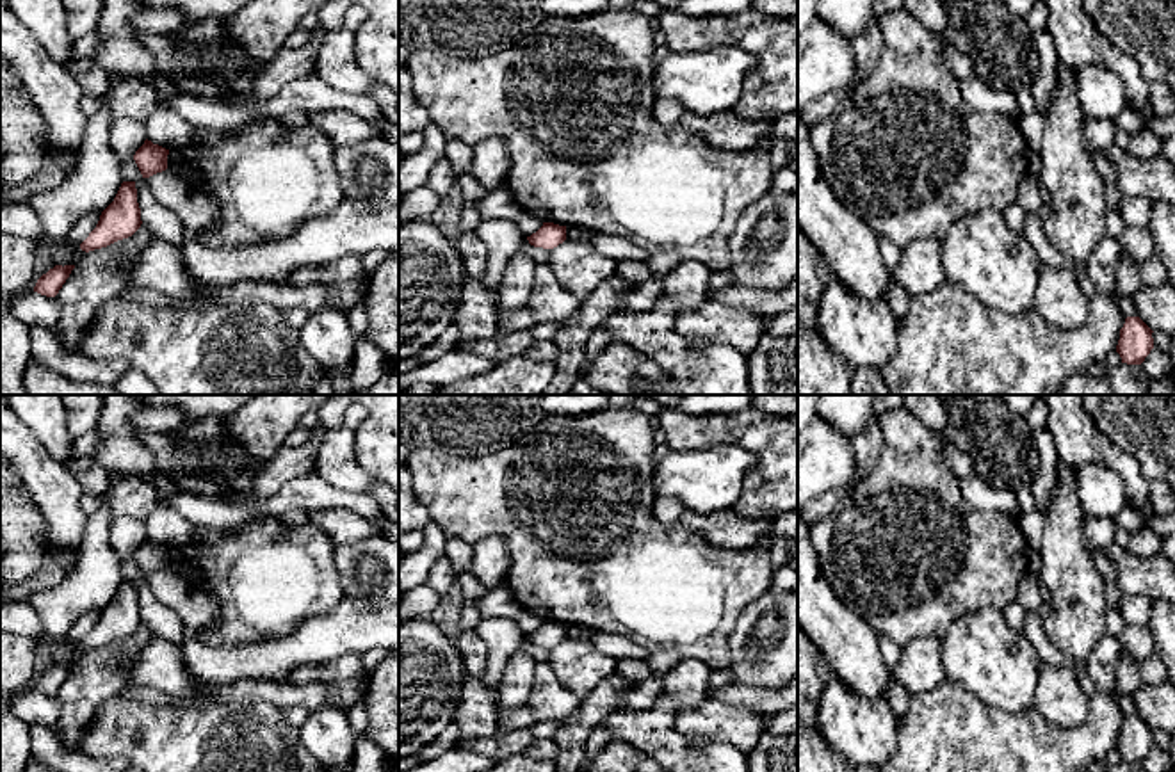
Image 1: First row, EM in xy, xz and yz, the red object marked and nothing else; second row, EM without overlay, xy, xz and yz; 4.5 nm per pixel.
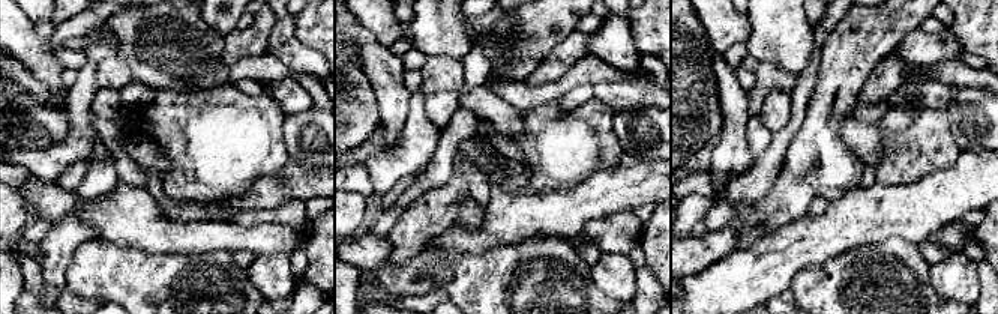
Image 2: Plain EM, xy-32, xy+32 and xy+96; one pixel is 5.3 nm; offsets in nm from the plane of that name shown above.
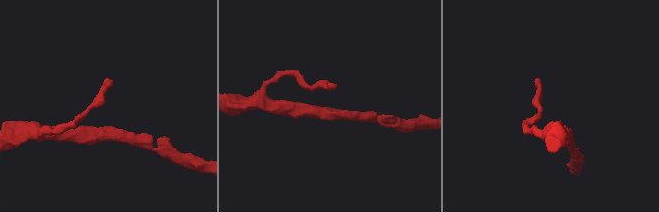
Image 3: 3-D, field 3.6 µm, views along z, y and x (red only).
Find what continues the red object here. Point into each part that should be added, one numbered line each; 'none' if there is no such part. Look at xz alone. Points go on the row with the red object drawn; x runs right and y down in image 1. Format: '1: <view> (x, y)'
none

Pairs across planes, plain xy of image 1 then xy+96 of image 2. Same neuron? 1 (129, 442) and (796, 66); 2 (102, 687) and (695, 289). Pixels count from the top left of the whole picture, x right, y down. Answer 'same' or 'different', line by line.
1: same
2: different

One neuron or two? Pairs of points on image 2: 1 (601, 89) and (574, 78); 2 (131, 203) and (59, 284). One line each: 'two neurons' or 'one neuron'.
1: two neurons
2: two neurons

